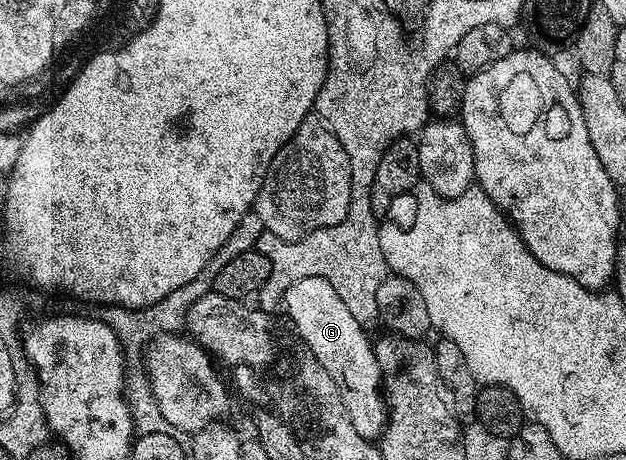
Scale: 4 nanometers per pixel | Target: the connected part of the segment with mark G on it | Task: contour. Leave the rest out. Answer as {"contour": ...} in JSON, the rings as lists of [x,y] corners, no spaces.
{"contour":[[[302,277],[287,286],[281,304],[287,308],[287,317],[295,324],[300,339],[307,344],[306,352],[322,369],[329,371],[333,383],[337,383],[341,403],[345,403],[345,411],[349,411],[349,419],[357,435],[378,438],[387,425],[387,403],[381,388],[375,346],[372,338],[367,338],[355,310],[347,306],[347,298],[335,290],[329,279]]]}

